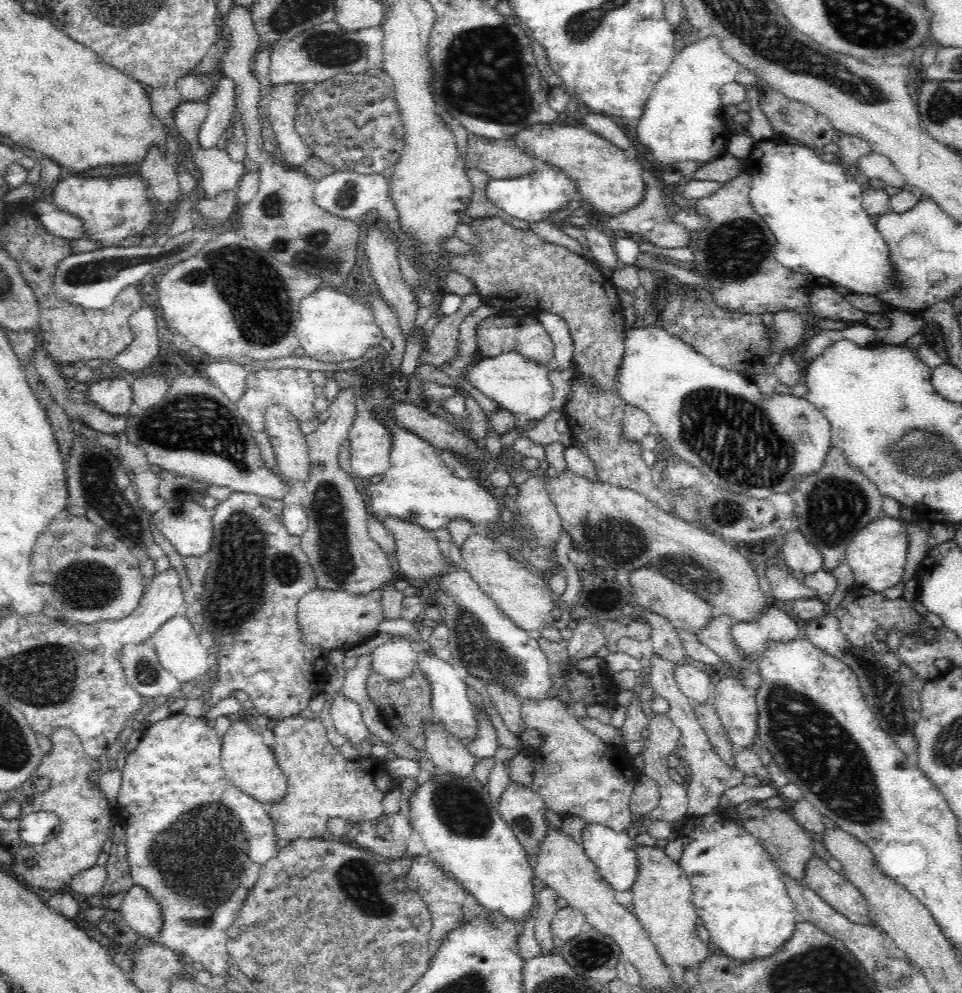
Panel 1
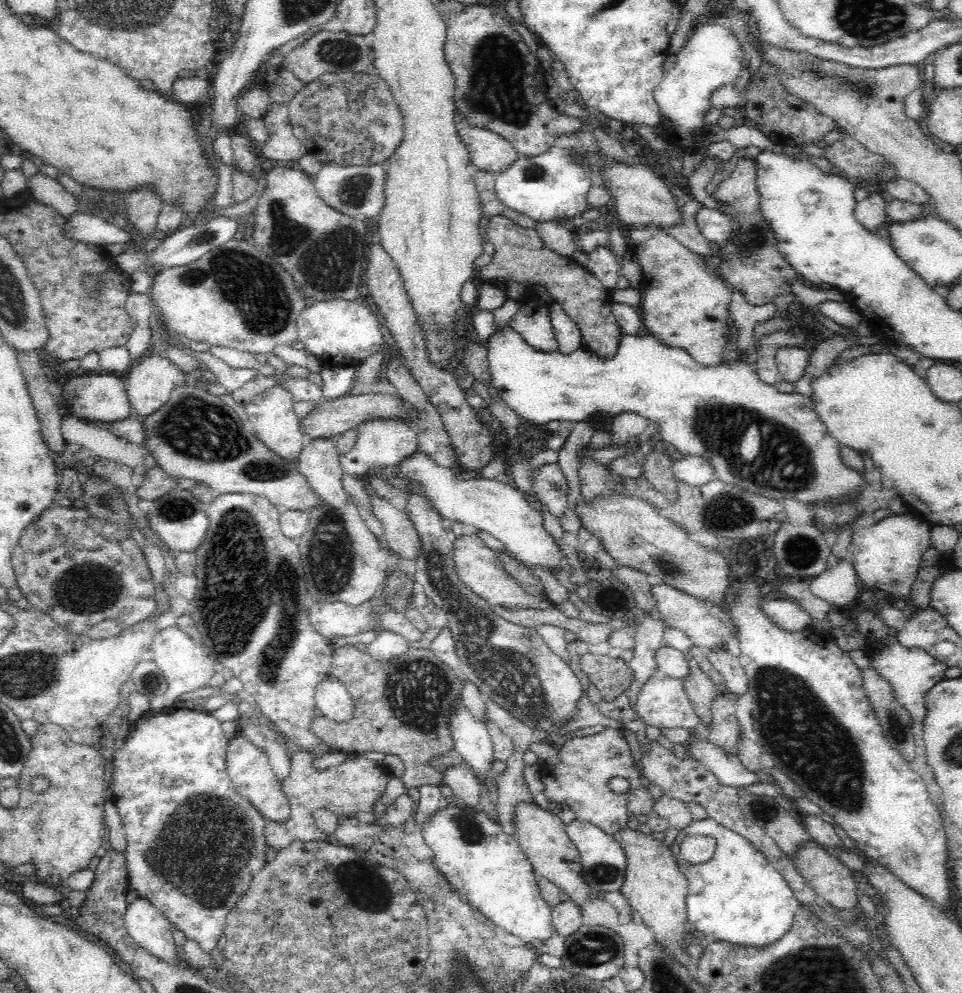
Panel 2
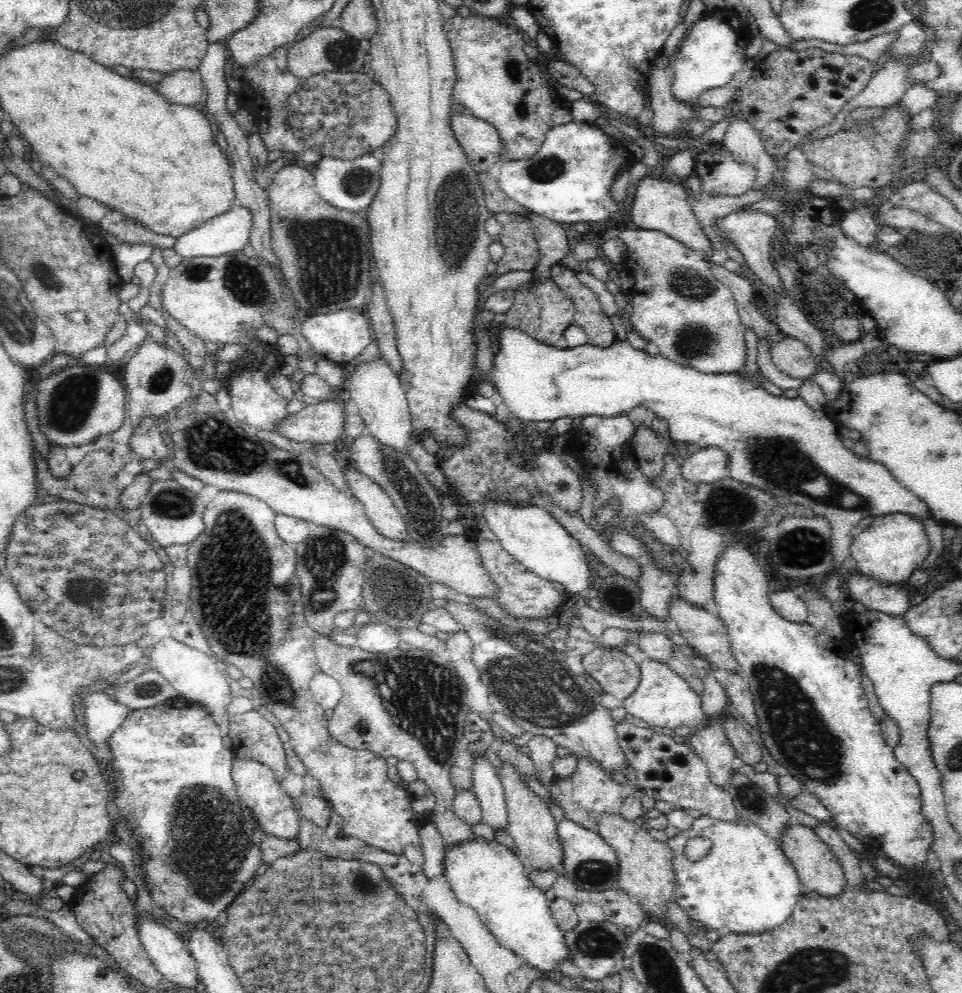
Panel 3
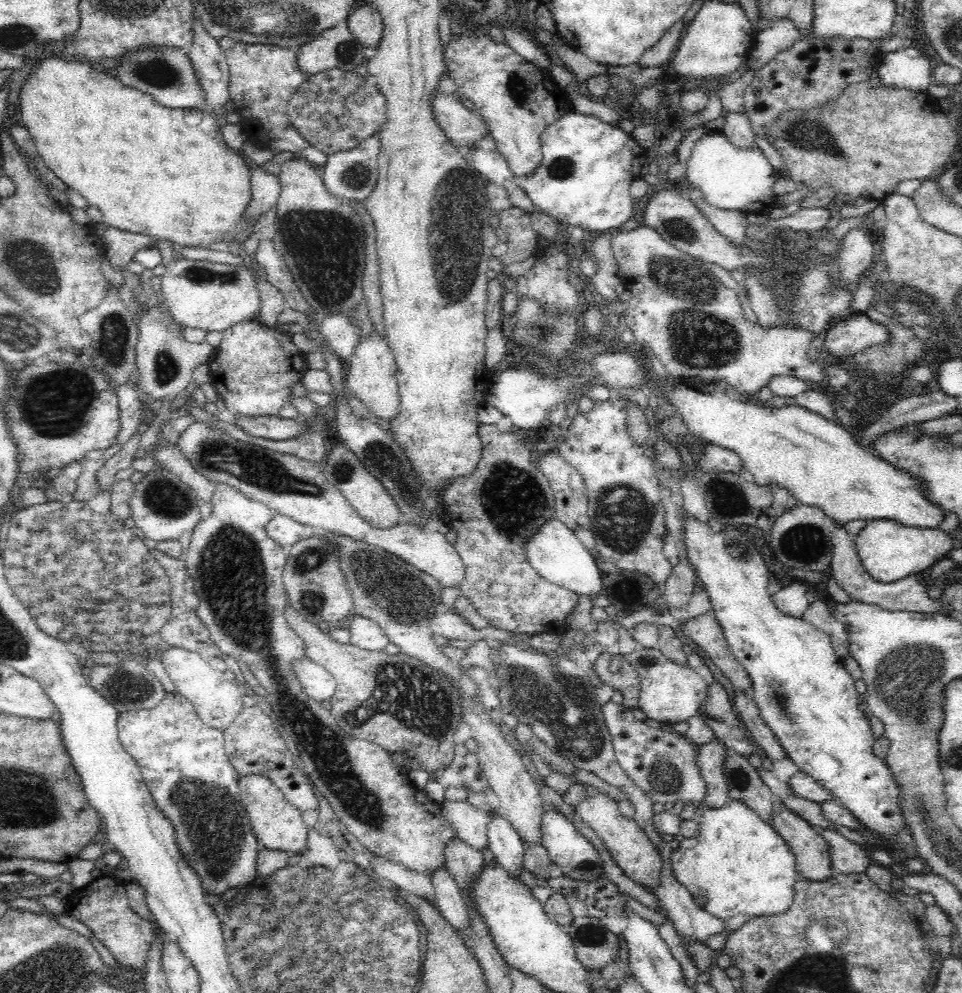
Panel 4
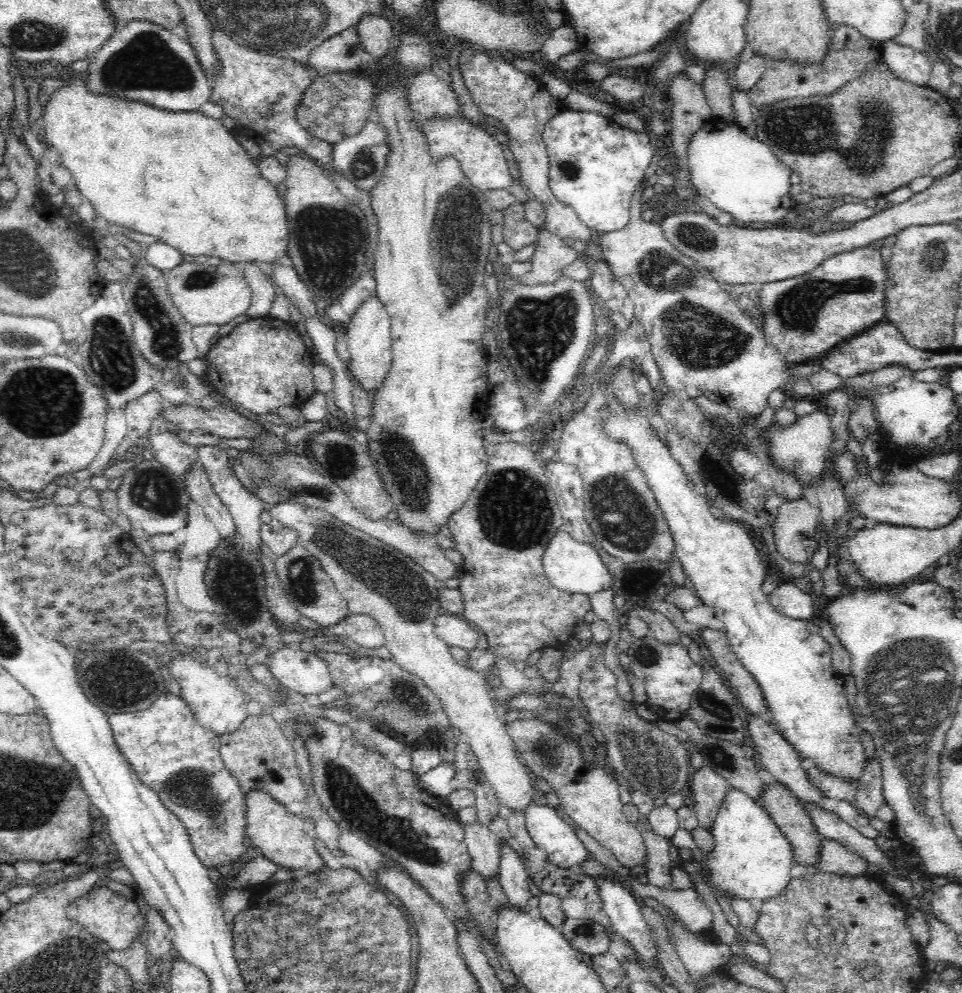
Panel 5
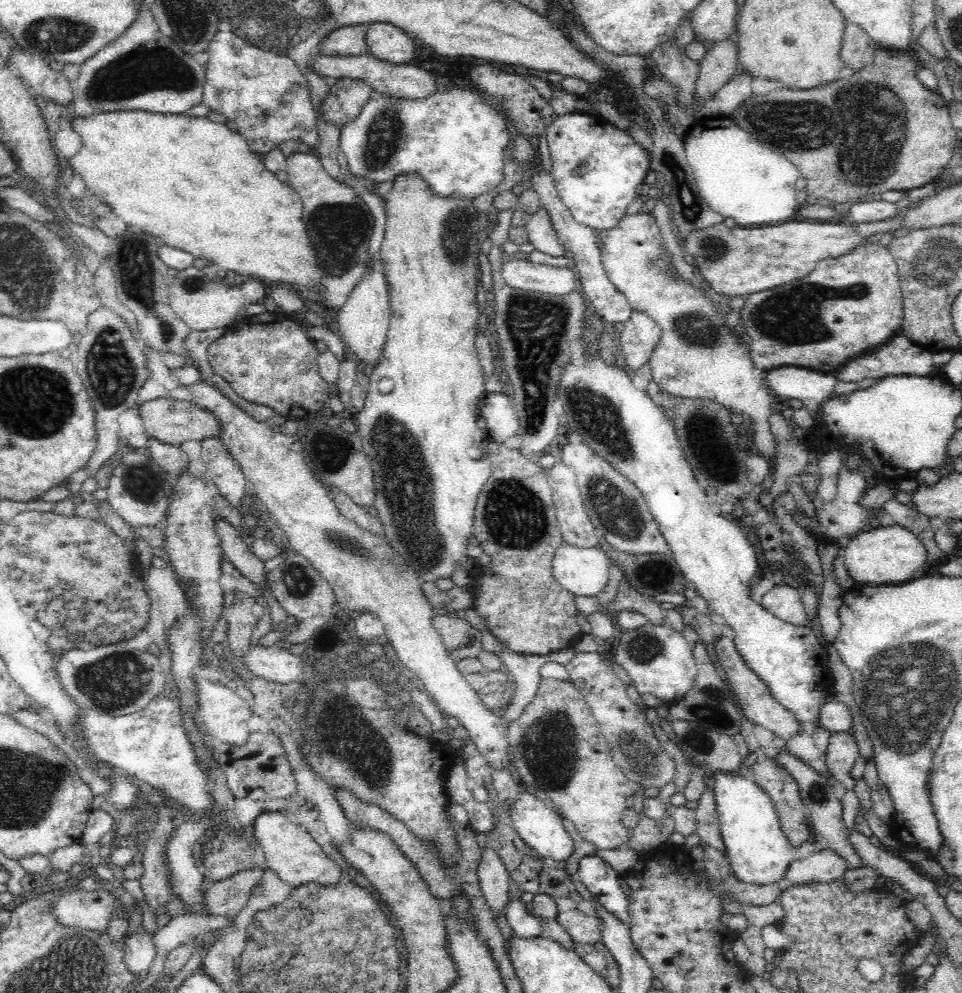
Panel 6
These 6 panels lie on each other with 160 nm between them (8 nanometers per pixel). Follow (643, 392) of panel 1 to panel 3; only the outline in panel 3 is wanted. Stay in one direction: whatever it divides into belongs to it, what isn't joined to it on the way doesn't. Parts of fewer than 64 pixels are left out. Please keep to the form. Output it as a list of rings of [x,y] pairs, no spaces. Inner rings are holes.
[[[504,322],[492,324],[492,326],[496,329],[495,333],[498,334],[498,352],[494,354],[492,358],[491,382],[493,382],[495,390],[498,391],[500,396],[504,399],[504,404],[506,404],[518,418],[522,418],[522,420],[534,420],[534,422],[542,422],[542,420],[553,422],[554,420],[558,420],[558,418],[573,419],[578,418],[578,416],[581,418],[590,415],[613,417],[618,416],[619,414],[627,414],[627,412],[630,412],[636,407],[644,407],[646,410],[654,412],[658,418],[666,420],[668,424],[669,438],[674,440],[674,442],[688,442],[688,444],[696,444],[696,446],[702,446],[702,448],[716,448],[724,452],[725,455],[728,456],[727,468],[730,470],[730,478],[734,478],[734,480],[738,480],[738,482],[744,482],[744,484],[748,484],[748,486],[756,486],[756,488],[760,488],[760,490],[764,490],[764,492],[768,492],[768,494],[772,494],[772,496],[790,498],[790,502],[794,504],[803,504],[808,508],[812,508],[816,515],[824,518],[832,526],[831,553],[833,556],[834,568],[829,572],[827,580],[821,582],[820,588],[823,597],[830,602],[832,609],[838,615],[847,617],[853,612],[854,602],[852,602],[850,596],[848,596],[848,588],[845,586],[846,568],[852,561],[852,528],[854,528],[856,524],[859,524],[860,520],[871,515],[880,518],[881,516],[888,514],[901,513],[915,517],[918,520],[931,517],[931,513],[929,512],[926,503],[920,500],[919,496],[908,491],[908,488],[905,488],[900,482],[897,482],[896,478],[892,476],[892,473],[890,473],[882,464],[875,464],[870,460],[856,457],[842,445],[841,437],[844,433],[841,427],[834,422],[824,408],[820,408],[820,410],[810,408],[808,403],[803,398],[800,398],[799,395],[792,398],[783,395],[774,396],[766,389],[760,387],[758,382],[756,382],[756,379],[745,371],[704,374],[703,372],[696,370],[691,364],[678,364],[675,360],[670,360],[667,356],[662,356],[661,353],[651,354],[646,350],[636,350],[630,345],[627,339],[616,340],[616,342],[612,343],[610,348],[600,348],[588,342],[582,346],[575,346],[571,349],[559,349],[542,344],[534,340],[530,335],[522,332],[520,329],[510,328]]]

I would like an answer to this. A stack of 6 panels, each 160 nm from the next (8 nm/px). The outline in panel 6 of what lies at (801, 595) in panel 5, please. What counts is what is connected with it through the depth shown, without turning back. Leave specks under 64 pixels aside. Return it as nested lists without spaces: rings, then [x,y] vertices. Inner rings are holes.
[[[776,585],[762,598],[762,606],[776,618],[800,626],[808,625],[810,618],[797,590],[790,585]]]

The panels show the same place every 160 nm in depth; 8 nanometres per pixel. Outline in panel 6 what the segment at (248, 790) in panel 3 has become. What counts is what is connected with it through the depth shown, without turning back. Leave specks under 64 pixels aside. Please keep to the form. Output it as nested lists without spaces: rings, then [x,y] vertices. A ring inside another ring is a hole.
[[[262,808],[254,820],[253,838],[256,844],[264,851],[267,868],[278,873],[278,876],[291,887],[300,886],[307,882],[317,882],[318,884],[334,884],[340,880],[340,867],[329,856],[324,854],[322,847],[312,838],[312,835],[305,829],[304,825],[294,822],[294,819],[286,812],[278,810],[268,810]]]

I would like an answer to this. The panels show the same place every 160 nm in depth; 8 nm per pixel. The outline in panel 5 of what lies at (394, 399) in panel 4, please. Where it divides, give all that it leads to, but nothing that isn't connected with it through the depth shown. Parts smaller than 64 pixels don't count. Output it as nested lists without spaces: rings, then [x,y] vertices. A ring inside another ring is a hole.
[[[376,296],[372,297],[358,309],[352,320],[344,325],[343,330],[351,354],[351,360],[347,363],[349,374],[366,393],[374,395],[384,382],[393,361],[390,319],[384,305]]]

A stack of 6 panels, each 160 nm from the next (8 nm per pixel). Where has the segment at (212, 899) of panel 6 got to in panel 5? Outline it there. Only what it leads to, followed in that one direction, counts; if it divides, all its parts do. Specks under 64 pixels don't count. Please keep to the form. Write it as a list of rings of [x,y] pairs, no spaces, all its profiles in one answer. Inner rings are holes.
[[[256,851],[254,857],[242,865],[235,882],[223,879],[221,887],[225,888],[228,886],[230,888],[244,889],[244,886],[248,885],[258,886],[259,884],[267,883],[272,875],[278,872],[279,868],[279,864],[274,864],[260,852]]]

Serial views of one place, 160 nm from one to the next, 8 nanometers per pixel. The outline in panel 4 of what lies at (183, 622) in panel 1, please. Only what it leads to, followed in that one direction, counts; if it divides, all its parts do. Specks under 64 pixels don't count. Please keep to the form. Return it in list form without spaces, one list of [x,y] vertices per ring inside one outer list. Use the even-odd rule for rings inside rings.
[[[169,647],[162,653],[160,660],[175,686],[175,692],[180,693],[194,705],[196,712],[208,727],[226,731],[240,714],[245,695],[243,689],[233,681],[231,676],[214,670],[212,666],[208,668],[206,660],[202,660],[198,652],[188,652],[185,648]]]

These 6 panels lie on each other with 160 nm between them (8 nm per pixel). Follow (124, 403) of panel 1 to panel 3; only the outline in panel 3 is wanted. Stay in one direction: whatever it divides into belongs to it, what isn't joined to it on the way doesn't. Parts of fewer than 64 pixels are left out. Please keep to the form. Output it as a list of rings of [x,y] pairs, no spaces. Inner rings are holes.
[[[92,366],[66,368],[38,383],[36,404],[39,427],[49,444],[72,448],[92,443],[102,434],[116,432],[125,421],[128,406],[124,404],[127,393],[112,374]]]

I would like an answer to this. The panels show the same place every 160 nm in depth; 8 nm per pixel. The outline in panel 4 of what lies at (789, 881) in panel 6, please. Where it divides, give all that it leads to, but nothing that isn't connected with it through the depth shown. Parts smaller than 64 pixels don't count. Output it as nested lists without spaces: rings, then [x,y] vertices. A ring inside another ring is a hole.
[[[819,829],[828,843],[831,856],[831,868],[836,873],[847,875],[850,873],[864,873],[871,866],[871,858],[865,847],[850,841],[830,829]]]

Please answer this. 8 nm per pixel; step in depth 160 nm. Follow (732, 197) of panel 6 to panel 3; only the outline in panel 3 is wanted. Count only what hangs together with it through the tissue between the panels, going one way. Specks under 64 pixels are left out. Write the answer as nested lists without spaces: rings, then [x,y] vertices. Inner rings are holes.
[[[718,144],[695,155],[692,175],[702,180],[704,194],[714,197],[714,194],[740,196],[747,193],[756,173],[752,167],[736,163],[726,146]]]

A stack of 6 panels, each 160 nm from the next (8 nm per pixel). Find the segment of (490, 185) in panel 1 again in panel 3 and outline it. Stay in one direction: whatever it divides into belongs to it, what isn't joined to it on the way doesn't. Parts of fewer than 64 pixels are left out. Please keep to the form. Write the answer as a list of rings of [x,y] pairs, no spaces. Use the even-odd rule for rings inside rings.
[[[574,120],[555,126],[534,156],[504,161],[497,181],[508,198],[554,222],[606,222],[619,210],[608,197],[614,177],[634,162],[625,144],[612,139],[595,124]]]

